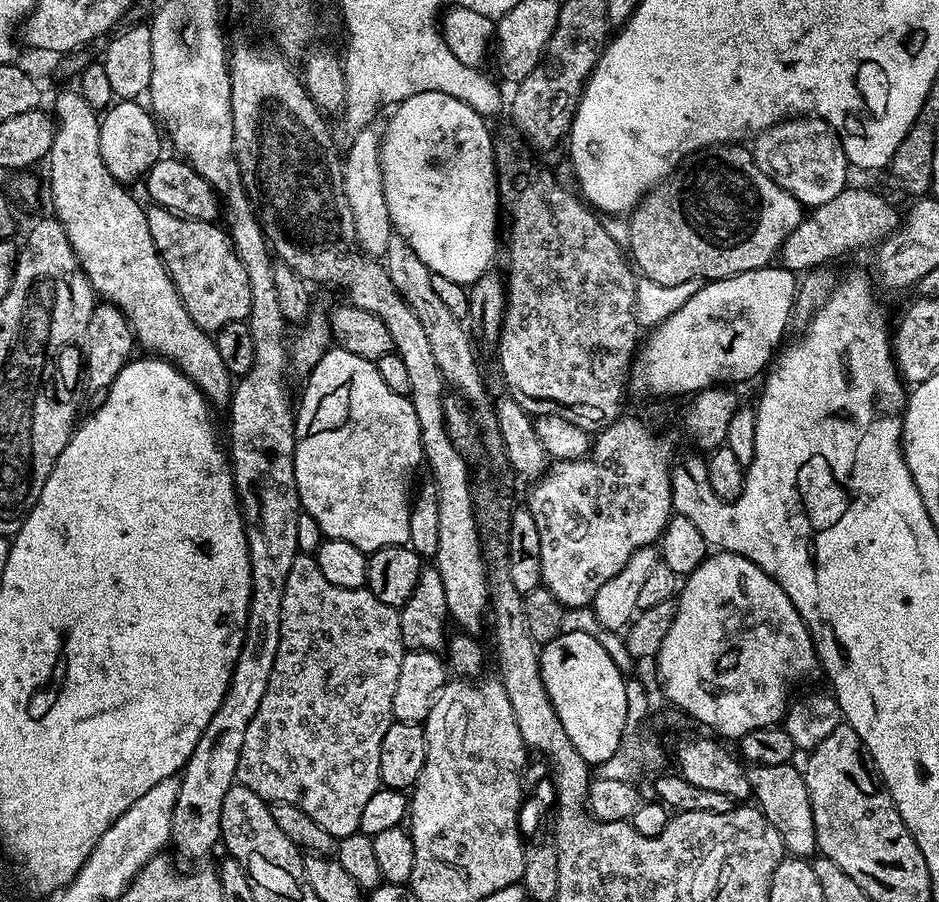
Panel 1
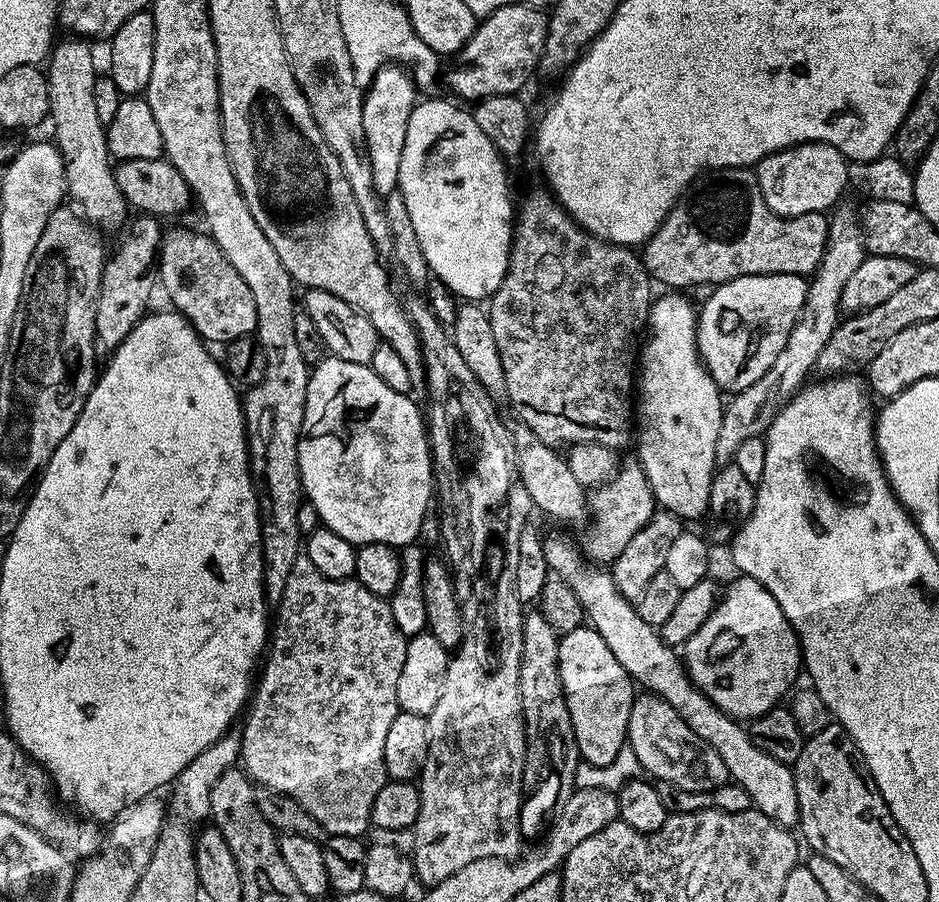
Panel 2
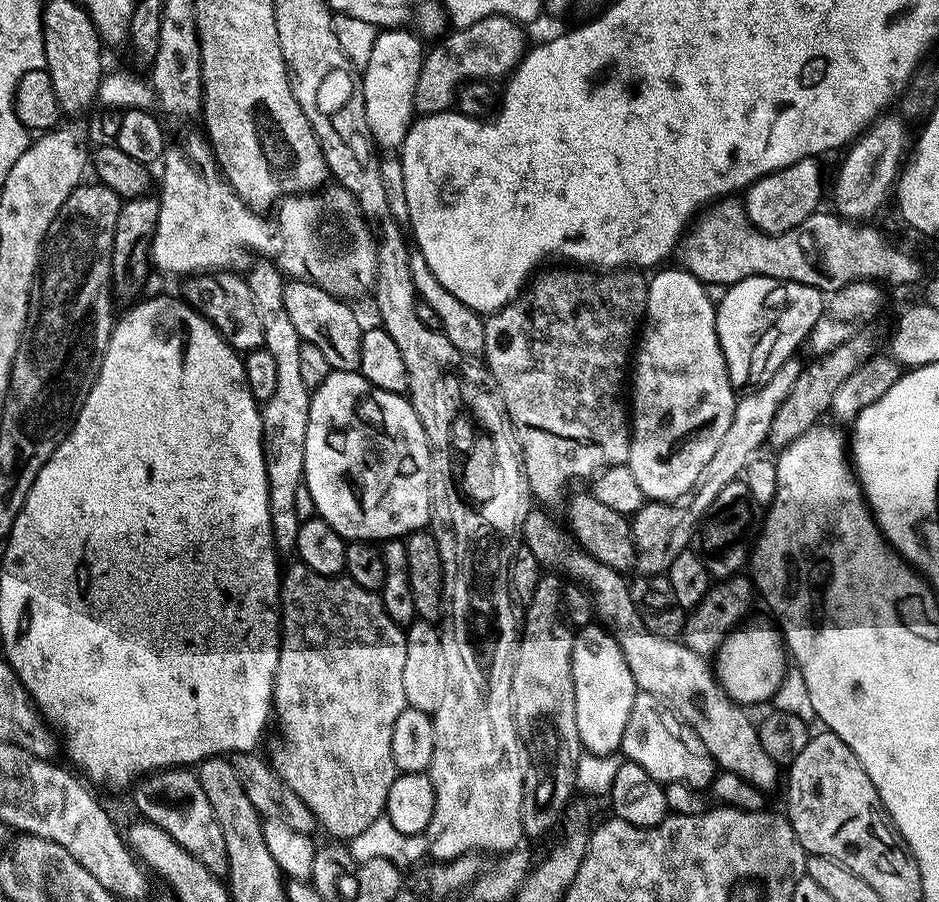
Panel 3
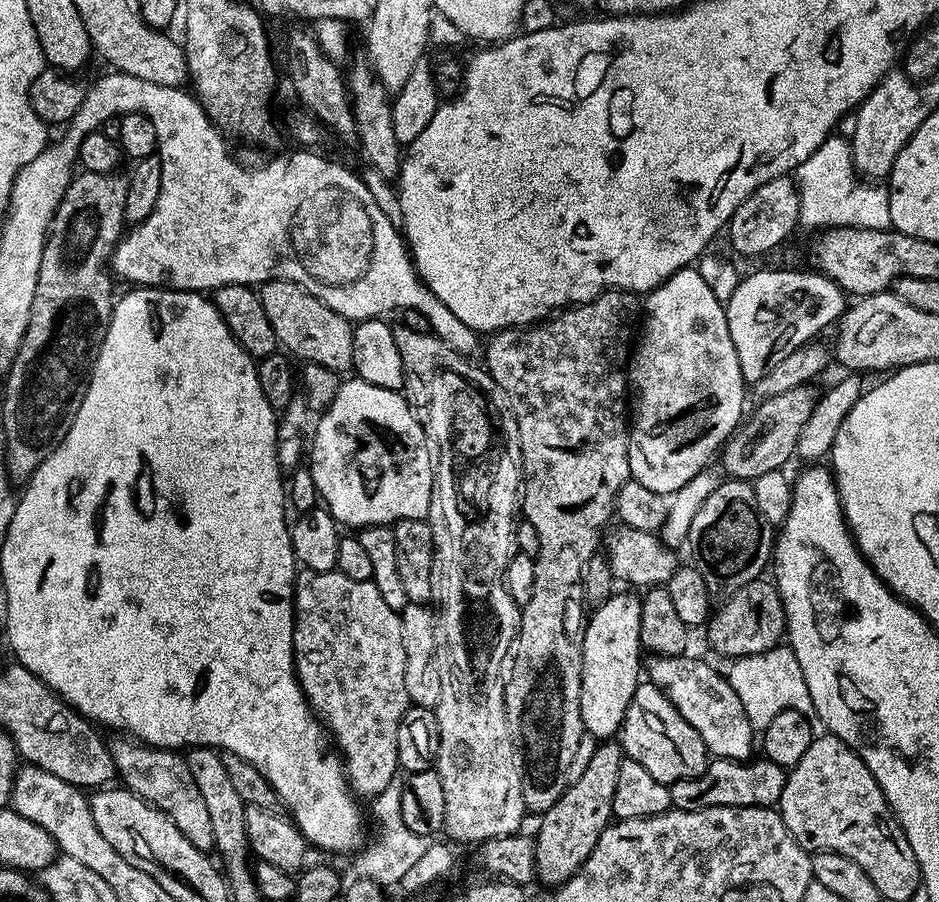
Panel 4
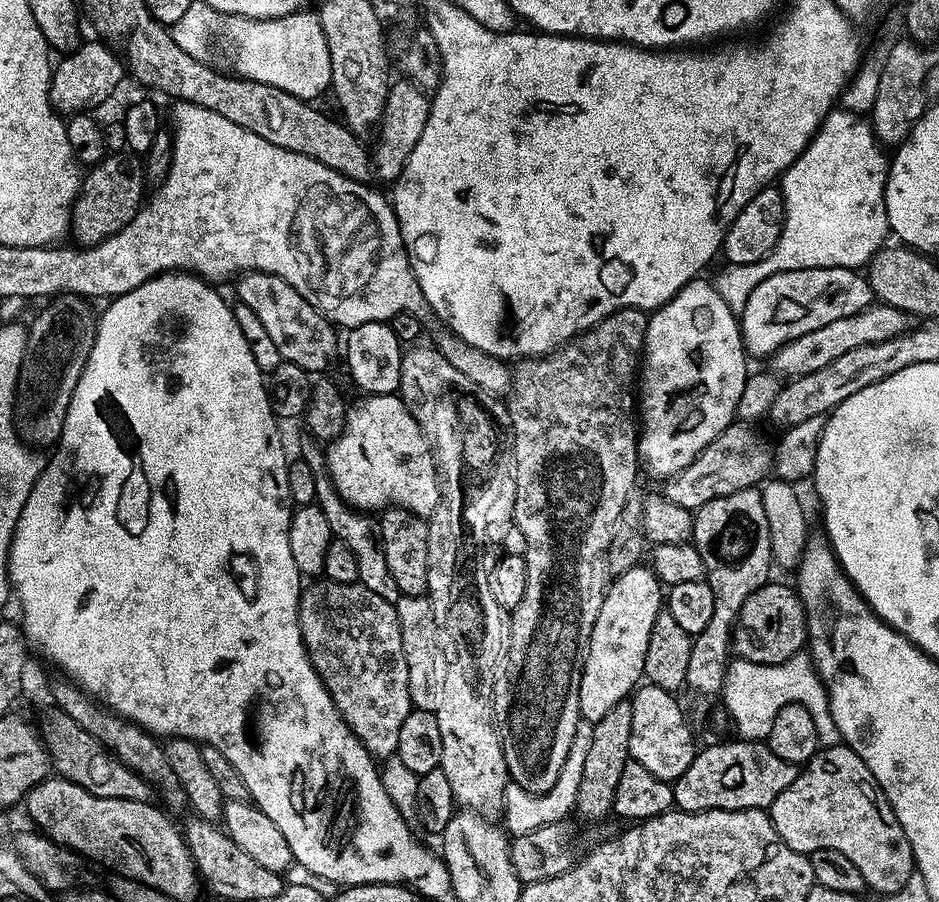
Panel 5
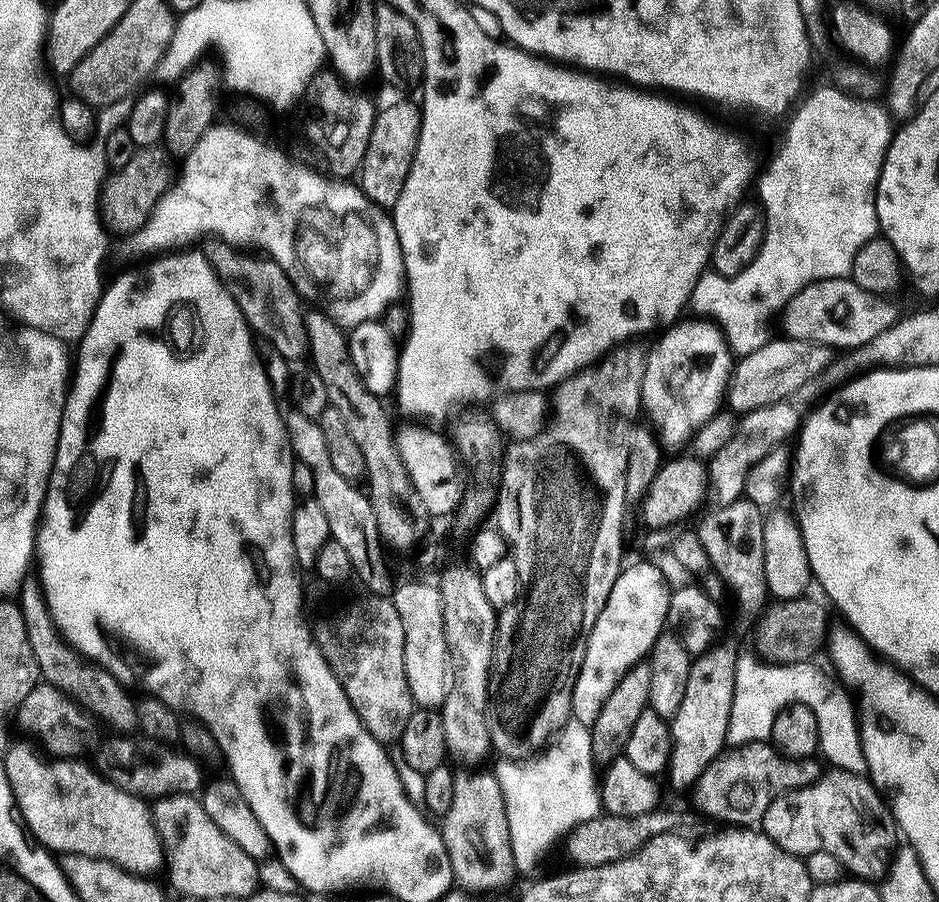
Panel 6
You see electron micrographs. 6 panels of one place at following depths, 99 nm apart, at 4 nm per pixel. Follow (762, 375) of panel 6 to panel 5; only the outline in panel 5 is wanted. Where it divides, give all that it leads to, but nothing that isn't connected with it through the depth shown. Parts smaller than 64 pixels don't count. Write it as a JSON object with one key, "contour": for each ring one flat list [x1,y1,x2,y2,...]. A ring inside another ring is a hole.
{"contour":[[876,302,873,305,873,308,872,305,865,306,855,316,838,318,838,322,830,322,830,326,818,326,818,330,810,330,810,334,802,334,790,343,782,345,770,357,771,371,780,378,805,376,814,370,822,370,822,366,834,362,834,358,839,358,849,350,858,350,858,346,886,342,908,331,910,327,908,313,889,304]]}

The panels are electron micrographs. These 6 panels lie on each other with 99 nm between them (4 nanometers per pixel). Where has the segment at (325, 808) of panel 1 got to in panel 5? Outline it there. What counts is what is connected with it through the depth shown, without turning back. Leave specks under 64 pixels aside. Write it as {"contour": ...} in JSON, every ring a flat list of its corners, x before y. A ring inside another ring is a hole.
{"contour":[[317,579,300,593,300,633,312,659,320,681,332,695,332,701,348,723,353,734,376,758,387,758,396,751,402,722,414,710,410,698,410,678,406,666,406,654,402,650,402,630,398,622,396,605,374,594,365,584,334,582]]}

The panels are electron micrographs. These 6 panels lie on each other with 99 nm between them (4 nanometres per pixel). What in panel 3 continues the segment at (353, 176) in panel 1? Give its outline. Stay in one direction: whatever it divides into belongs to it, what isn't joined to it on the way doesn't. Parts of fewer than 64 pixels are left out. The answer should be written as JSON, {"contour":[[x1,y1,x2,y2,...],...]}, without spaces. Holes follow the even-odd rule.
{"contour":[[401,26,377,31,374,50,370,50,370,62,366,62,362,70,366,122,373,141,384,150,399,149,417,115,414,89,418,86,418,74,422,70,426,48,420,45,421,37,415,31,408,30]]}

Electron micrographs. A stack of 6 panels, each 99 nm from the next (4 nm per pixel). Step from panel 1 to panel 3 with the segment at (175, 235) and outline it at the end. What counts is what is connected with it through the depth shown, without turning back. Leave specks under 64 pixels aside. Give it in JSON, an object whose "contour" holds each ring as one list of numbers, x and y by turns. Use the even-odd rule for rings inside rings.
{"contour":[[232,270,206,272,187,277,183,284,182,299,195,312,205,316,234,351,247,354,264,346,262,318,258,318,258,310,254,306,254,294,250,294,250,286,243,275,240,276]]}

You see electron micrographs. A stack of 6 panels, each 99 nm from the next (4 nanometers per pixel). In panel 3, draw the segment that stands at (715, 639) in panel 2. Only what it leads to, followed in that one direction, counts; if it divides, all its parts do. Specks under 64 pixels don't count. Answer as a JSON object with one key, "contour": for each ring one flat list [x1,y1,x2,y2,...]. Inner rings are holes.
{"contour":[[741,623,722,641,714,653,716,681,729,698,741,706,764,704,775,697,782,686,784,675,790,671,790,657,784,647,784,637,772,636,768,624]]}

